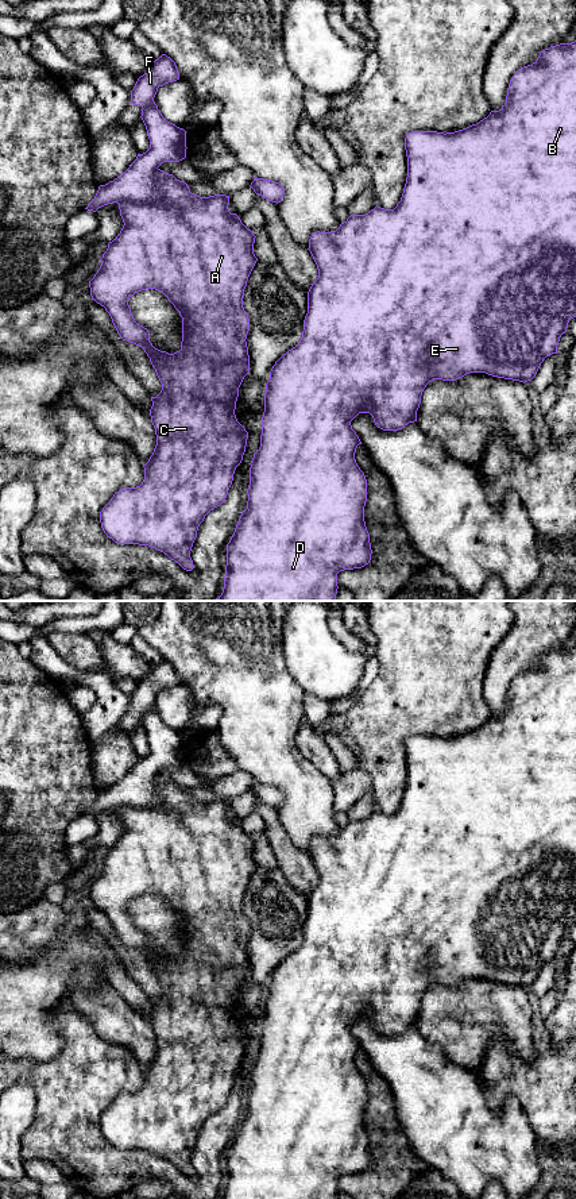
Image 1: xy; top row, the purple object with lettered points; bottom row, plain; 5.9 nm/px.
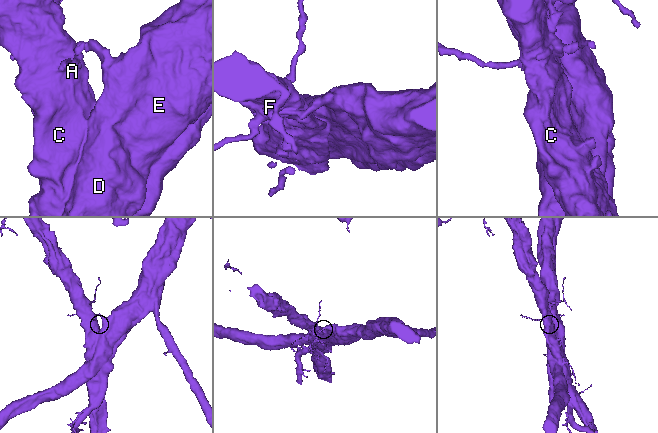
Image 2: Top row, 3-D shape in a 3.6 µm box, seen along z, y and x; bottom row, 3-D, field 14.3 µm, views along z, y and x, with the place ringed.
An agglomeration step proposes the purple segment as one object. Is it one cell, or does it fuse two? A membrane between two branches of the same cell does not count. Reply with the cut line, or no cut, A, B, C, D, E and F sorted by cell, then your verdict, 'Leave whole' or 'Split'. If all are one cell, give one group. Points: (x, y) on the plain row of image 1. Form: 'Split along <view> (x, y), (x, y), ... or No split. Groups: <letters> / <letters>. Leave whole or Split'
Split along xy (157, 773), (154, 779), (157, 802), (153, 806), (118, 808). Groups: A C F / B D E. Split

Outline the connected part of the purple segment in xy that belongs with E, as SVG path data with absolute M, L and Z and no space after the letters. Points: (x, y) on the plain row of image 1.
M576 645L572 648L550 651L540 658L536 667L518 674L510 685L506 708L499 716L491 716L490 720L479 728L455 737L444 739L437 736L411 736L405 743L405 755L407 762L407 782L401 806L394 814L384 814L376 810L366 820L351 820L336 836L317 836L313 837L309 844L308 855L317 870L318 883L312 888L308 897L308 918L304 925L302 942L295 952L289 955L275 967L270 976L270 984L266 988L260 1052L254 1059L250 1068L247 1114L241 1117L235 1137L227 1149L227 1171L221 1199L337 1199L337 1179L344 1175L364 1172L370 1168L372 1158L370 1138L364 1126L367 1084L355 1064L356 1053L362 1049L362 1046L352 1034L351 1026L359 1018L370 1018L378 1033L383 1036L402 1034L409 1028L417 1026L417 1015L421 1009L422 996L433 984L456 986L469 978L486 978L492 982L519 986L523 988L531 986L544 964L552 959L557 959L557 951L561 940L567 937L569 925L576 922Z

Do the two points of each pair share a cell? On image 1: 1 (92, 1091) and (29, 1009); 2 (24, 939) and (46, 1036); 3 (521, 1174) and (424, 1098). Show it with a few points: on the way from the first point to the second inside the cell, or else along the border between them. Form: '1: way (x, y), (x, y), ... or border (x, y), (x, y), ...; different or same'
1: border (53, 1018), (62, 1048), (46, 1060), (30, 1059); different
2: border (57, 944), (14, 964); different
3: way (497, 1149), (478, 1138), (467, 1138), (448, 1120); same

